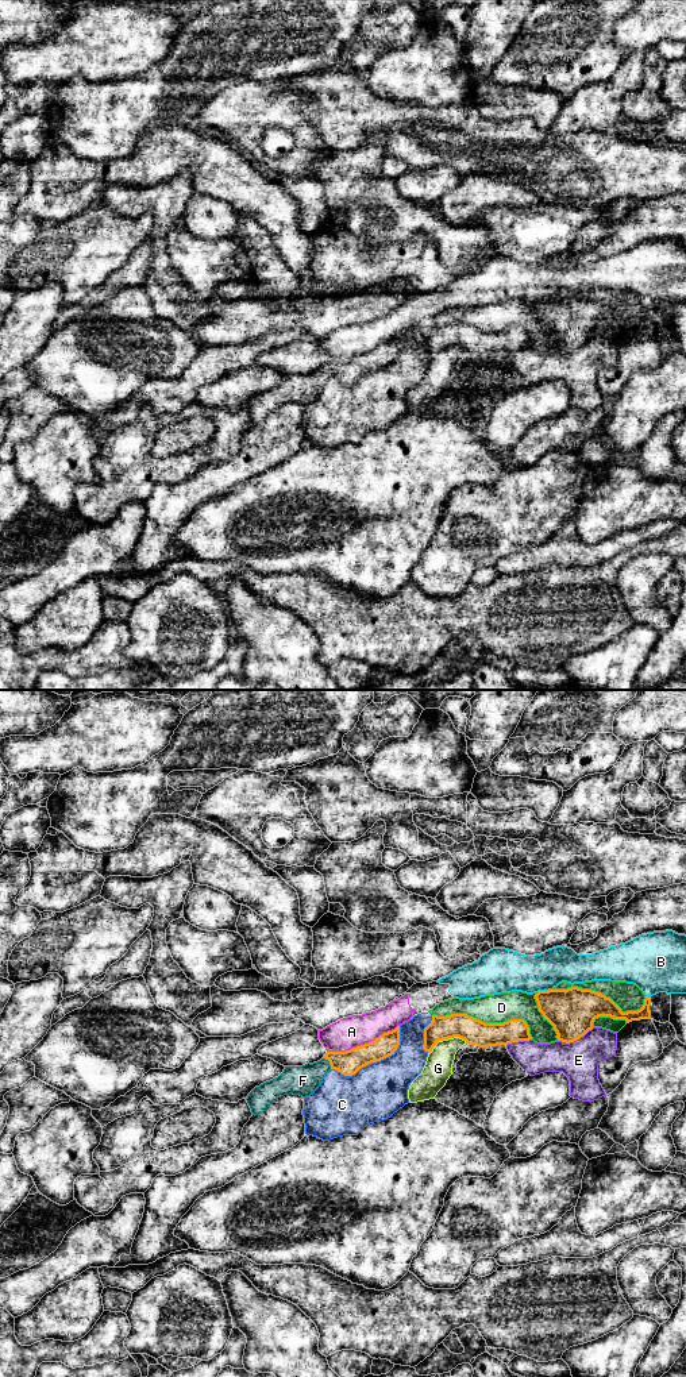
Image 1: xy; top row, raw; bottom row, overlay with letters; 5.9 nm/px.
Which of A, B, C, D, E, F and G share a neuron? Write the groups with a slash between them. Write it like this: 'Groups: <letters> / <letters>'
Groups: A B / C / D / E / F / G

